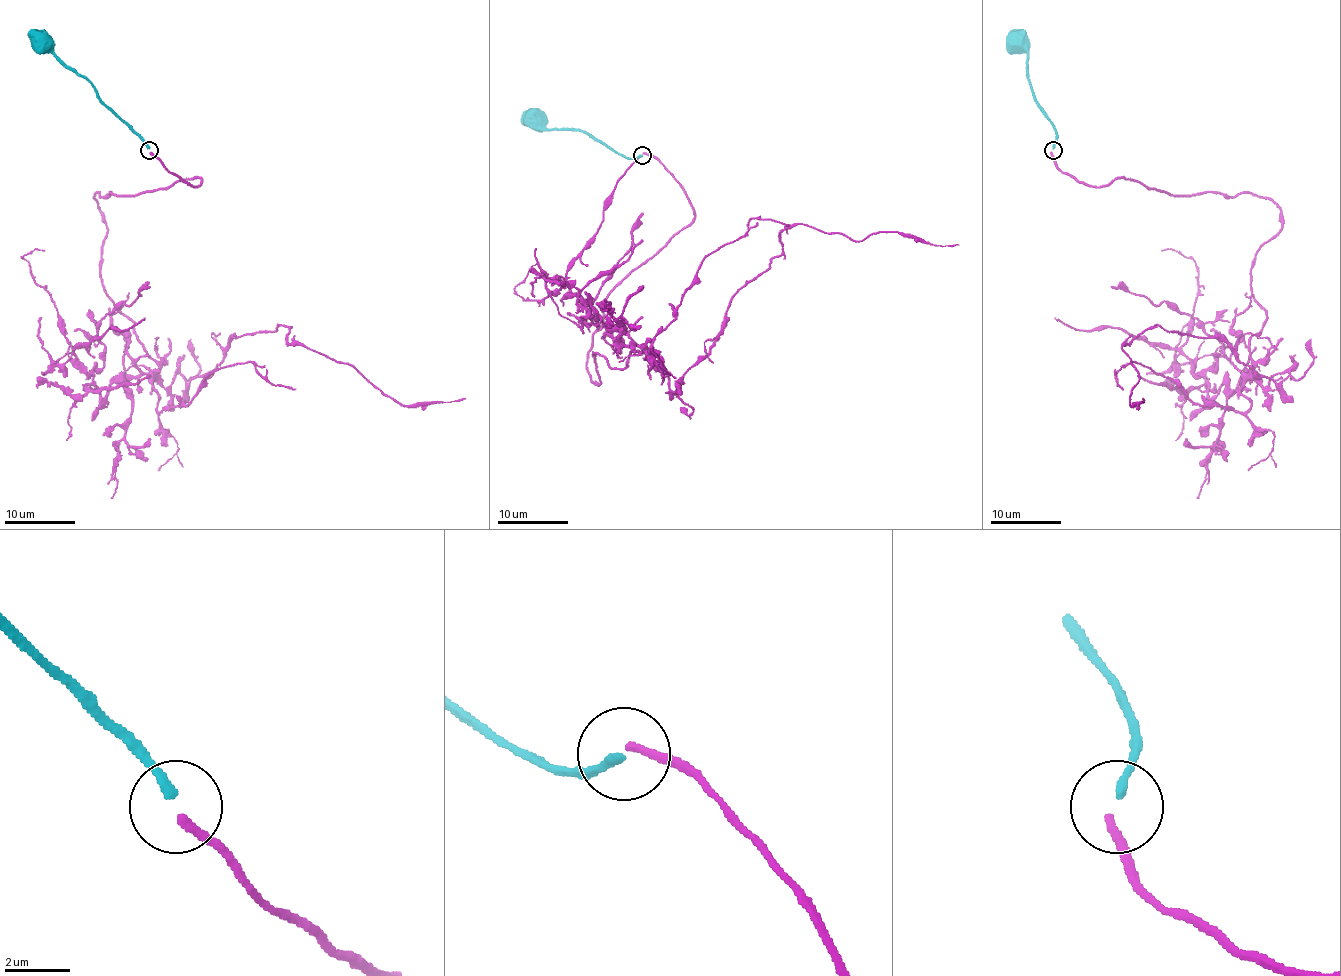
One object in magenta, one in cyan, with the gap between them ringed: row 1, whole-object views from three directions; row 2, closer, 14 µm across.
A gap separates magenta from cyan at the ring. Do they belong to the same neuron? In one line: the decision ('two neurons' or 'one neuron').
two neurons

